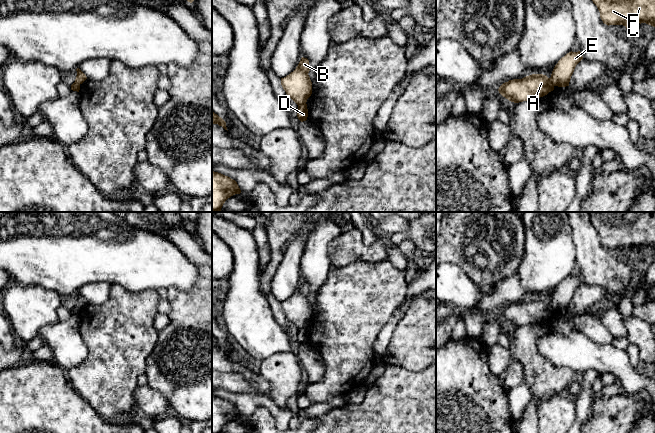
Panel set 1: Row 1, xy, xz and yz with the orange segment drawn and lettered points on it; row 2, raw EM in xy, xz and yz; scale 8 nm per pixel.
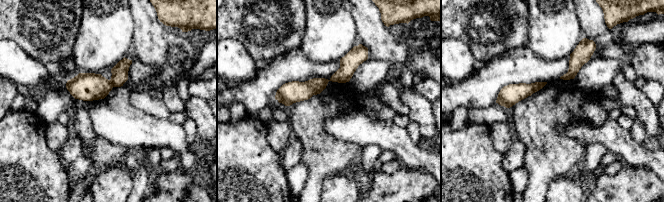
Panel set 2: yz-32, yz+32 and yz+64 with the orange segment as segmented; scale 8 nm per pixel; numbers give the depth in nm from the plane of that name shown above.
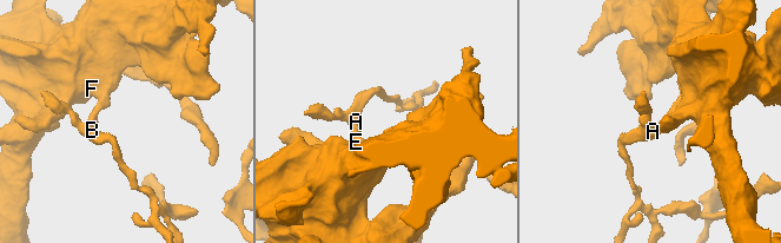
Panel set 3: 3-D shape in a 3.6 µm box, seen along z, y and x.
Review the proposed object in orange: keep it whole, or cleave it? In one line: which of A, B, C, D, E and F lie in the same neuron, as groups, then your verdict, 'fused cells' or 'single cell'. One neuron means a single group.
A B / C D E F | fused cells

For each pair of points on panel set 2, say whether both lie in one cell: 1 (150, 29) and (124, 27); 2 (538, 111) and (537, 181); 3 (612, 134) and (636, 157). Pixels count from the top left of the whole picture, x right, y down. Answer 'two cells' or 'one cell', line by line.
1: two cells
2: one cell
3: one cell

